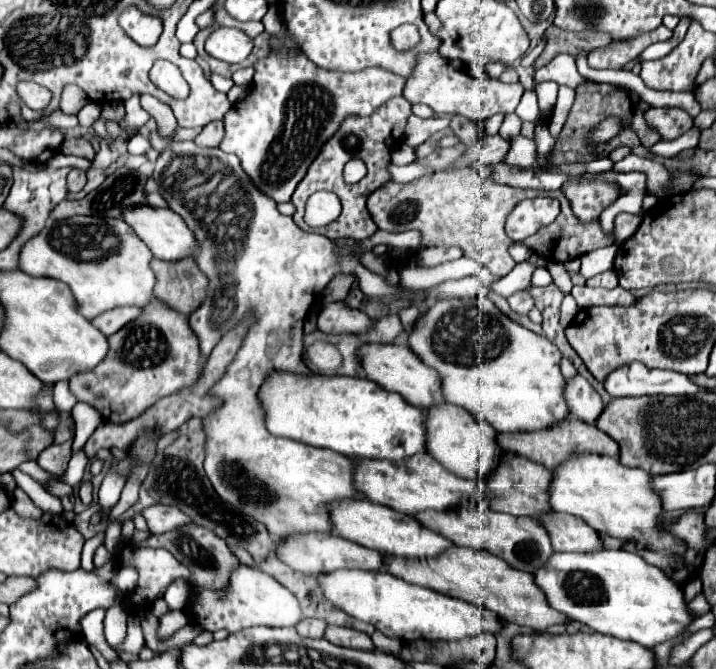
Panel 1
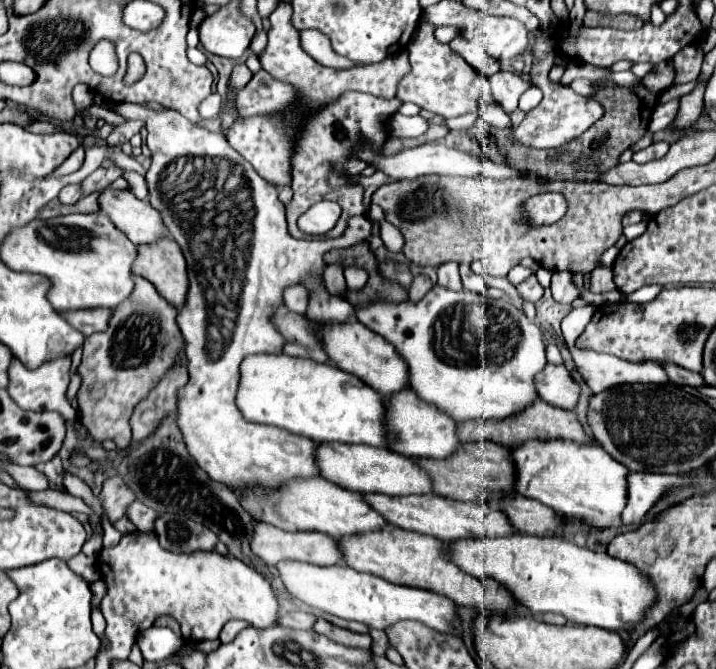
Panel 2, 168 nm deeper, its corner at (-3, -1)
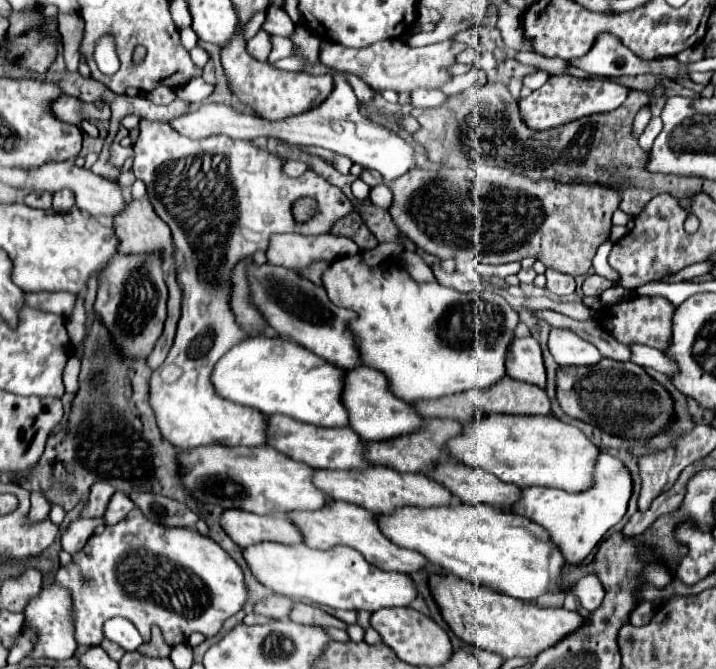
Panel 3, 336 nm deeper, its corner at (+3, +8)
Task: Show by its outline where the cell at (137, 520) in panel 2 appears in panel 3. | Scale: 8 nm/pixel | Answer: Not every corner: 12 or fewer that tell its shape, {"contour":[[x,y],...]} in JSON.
{"contour":[[115,492],[107,512],[107,526],[123,520],[133,508],[127,494]]}

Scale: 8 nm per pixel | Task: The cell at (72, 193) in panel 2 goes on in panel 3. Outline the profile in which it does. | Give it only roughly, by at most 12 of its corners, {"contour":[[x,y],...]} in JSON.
{"contour":[[69,190],[53,194],[53,208],[65,212],[75,204]]}

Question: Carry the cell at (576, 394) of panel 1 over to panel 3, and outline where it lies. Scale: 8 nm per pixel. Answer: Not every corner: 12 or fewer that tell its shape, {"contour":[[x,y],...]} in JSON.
{"contour":[[515,338],[507,358],[513,380],[545,388],[543,352],[535,338]]}

